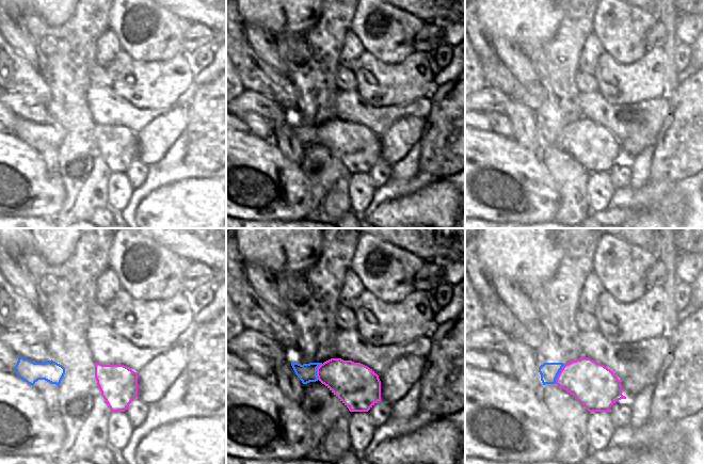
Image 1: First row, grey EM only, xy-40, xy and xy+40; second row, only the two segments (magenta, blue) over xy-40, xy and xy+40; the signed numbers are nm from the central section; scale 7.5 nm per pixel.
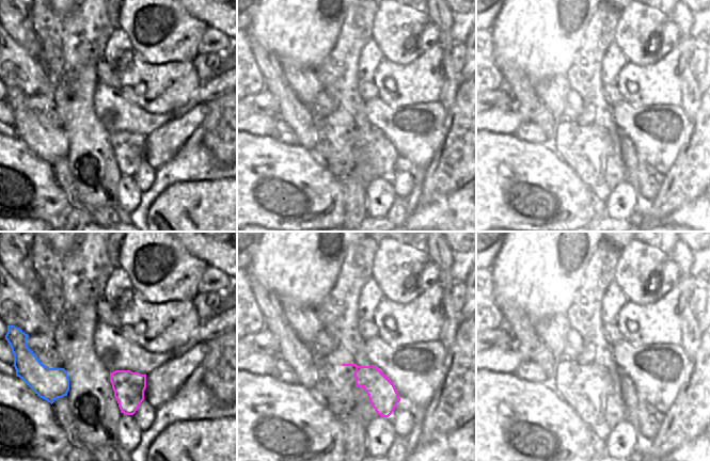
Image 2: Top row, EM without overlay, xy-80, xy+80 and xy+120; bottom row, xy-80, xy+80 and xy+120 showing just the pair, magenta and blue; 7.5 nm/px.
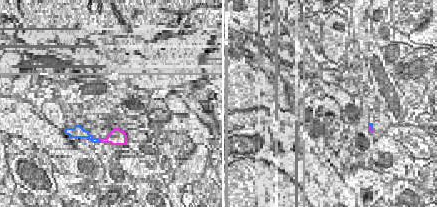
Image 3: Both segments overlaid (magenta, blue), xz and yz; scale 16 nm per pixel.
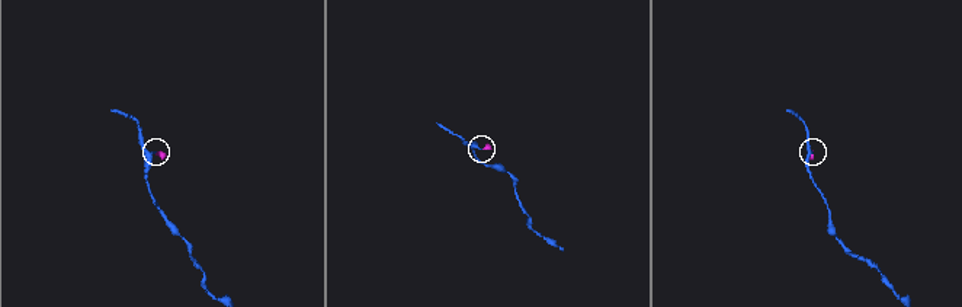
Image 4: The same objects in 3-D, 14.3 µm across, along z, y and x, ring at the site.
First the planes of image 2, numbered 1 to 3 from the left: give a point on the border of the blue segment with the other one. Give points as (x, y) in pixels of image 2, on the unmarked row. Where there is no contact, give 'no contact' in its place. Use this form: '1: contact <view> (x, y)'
1: no contact
2: no contact
3: no contact

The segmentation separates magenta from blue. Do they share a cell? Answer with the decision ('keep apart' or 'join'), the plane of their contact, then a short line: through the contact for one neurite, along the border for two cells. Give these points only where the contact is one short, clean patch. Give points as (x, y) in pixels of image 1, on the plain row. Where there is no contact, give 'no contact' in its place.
join; contact in xy+40; line xy+40 (590, 143), (577, 138), (558, 136), (548, 132)

